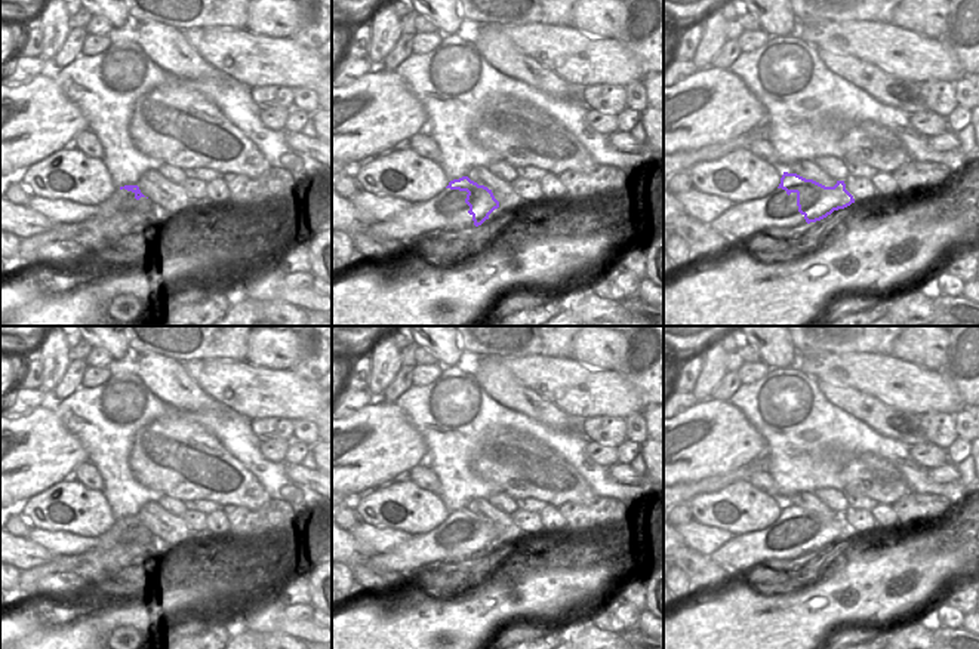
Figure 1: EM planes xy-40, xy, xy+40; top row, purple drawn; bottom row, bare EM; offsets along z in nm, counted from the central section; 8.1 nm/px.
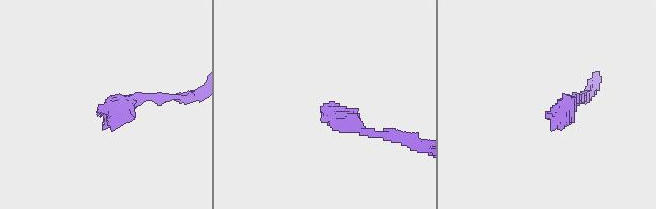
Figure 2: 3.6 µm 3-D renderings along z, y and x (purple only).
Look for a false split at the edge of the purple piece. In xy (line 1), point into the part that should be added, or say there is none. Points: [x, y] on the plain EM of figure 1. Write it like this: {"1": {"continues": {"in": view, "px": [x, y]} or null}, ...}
{"1": {"continues": null}}

